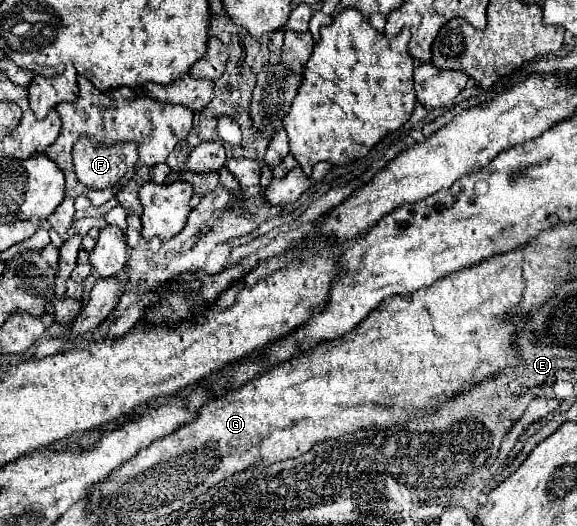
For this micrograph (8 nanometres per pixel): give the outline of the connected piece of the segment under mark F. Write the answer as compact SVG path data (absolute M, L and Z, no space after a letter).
M79 137L73 163L77 179L87 189L107 189L137 165L137 149L135 145L91 145L89 137Z

